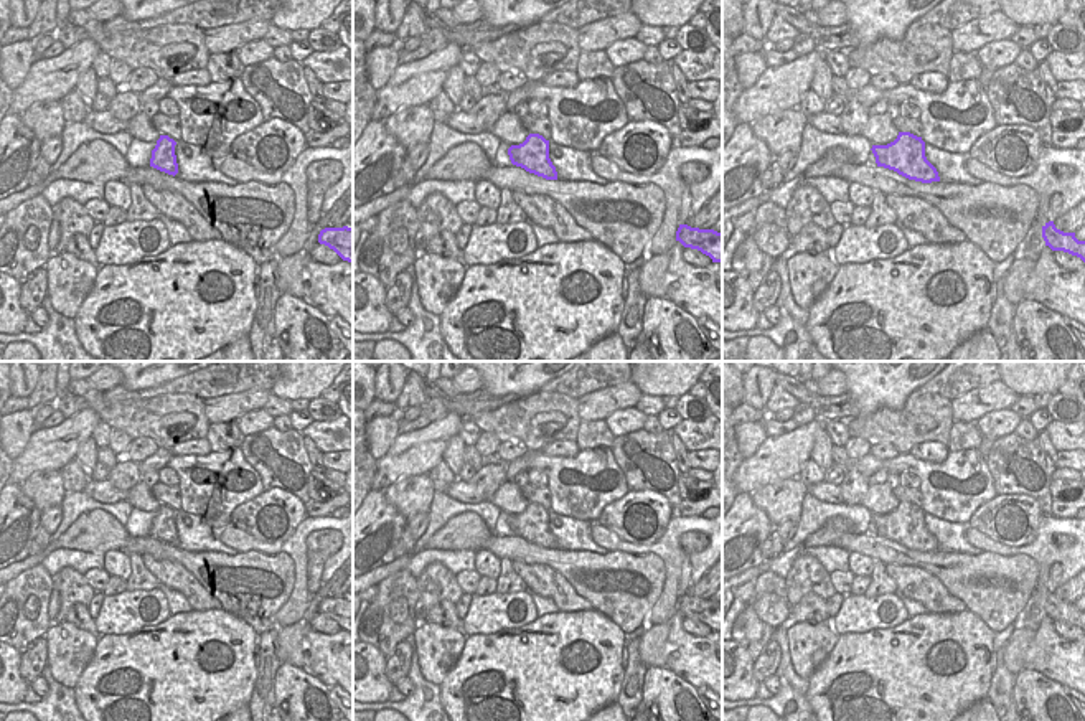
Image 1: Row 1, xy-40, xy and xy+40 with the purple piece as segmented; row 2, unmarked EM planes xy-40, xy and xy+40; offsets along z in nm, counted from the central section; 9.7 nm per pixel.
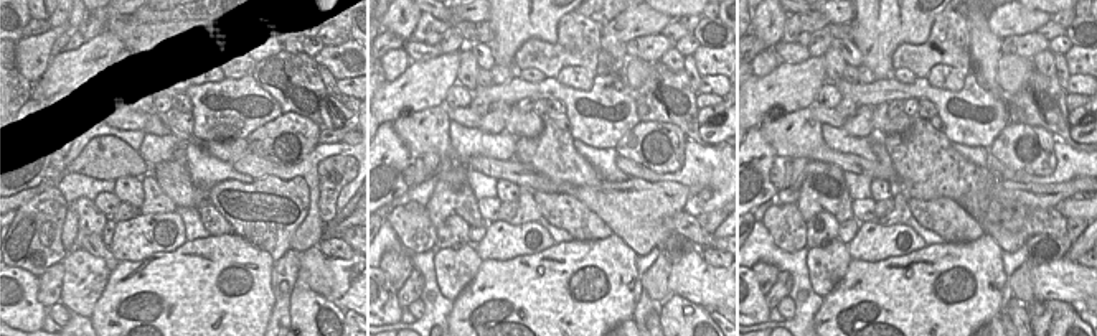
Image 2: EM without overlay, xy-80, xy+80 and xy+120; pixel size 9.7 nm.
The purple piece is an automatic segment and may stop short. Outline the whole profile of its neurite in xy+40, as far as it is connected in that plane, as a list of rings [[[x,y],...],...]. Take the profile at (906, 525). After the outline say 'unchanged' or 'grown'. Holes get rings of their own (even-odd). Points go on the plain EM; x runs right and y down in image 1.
[[[899,502],[887,515],[872,515],[877,536],[897,541],[899,544],[932,553],[940,551],[937,538],[925,526],[925,511],[910,502]]]; unchanged

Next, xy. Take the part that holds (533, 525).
[[[529,503],[519,515],[511,515],[508,525],[513,535],[546,549],[557,549],[556,536],[549,528],[549,510],[539,503]]]; unchanged

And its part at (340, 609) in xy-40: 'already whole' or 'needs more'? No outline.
already whole

